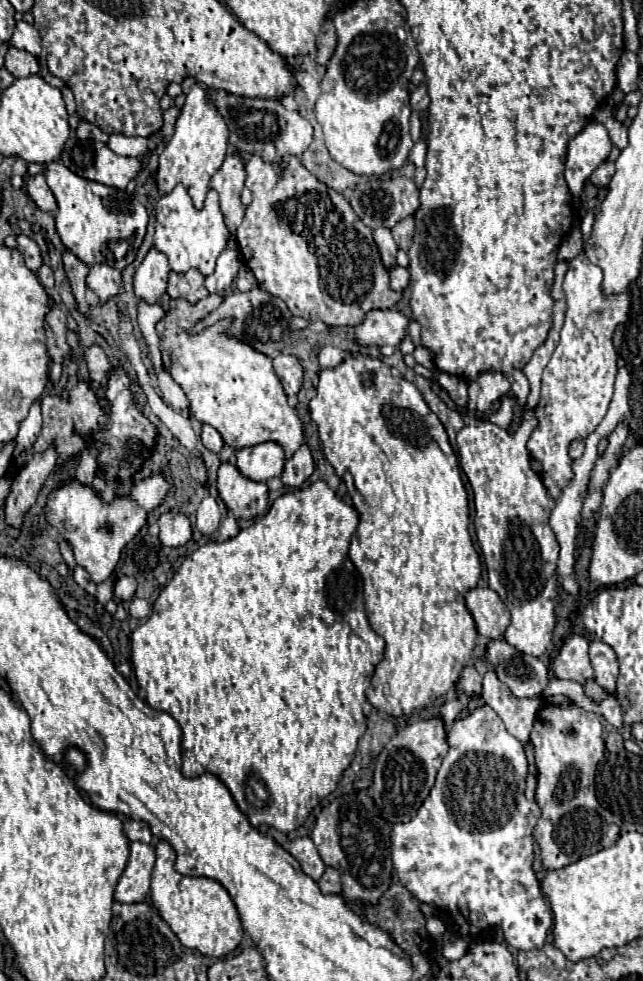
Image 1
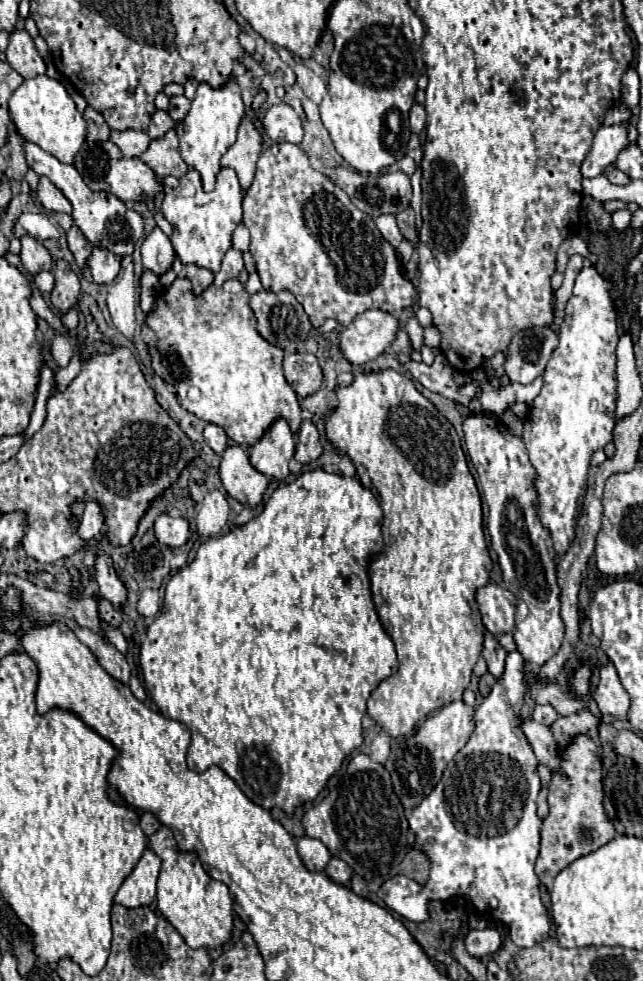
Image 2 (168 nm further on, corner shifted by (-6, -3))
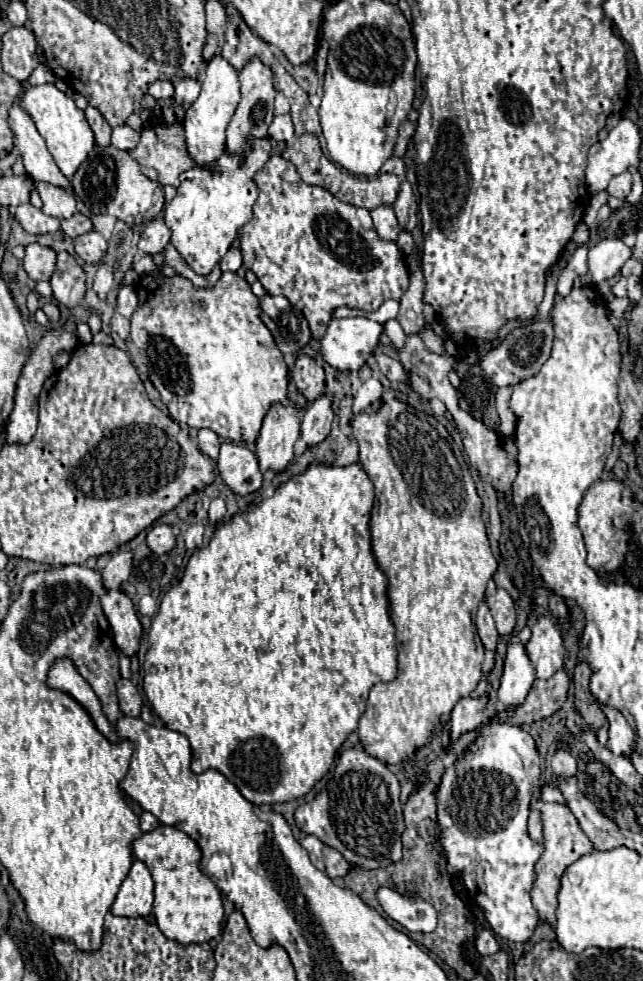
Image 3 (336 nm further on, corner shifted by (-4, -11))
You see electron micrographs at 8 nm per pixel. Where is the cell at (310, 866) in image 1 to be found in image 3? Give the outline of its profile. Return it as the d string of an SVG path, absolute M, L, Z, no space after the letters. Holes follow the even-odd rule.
M305 836L299 842L309 852L309 858L313 862L313 866L319 868L319 870L325 870L325 864L323 864L323 844L315 836Z

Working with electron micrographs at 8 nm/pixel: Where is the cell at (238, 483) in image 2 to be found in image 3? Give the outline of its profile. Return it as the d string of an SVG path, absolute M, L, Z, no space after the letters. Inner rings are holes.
M231 442L221 444L217 466L223 482L231 488L233 494L247 496L261 488L261 472L257 458L245 446Z

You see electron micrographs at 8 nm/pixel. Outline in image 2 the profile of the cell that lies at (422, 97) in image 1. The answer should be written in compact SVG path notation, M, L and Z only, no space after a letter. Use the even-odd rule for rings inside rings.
M413 104L413 108L411 108L411 116L409 116L409 122L411 122L411 132L415 132L415 134L419 134L421 130L423 130L423 126L425 126L425 108L423 108L423 104Z

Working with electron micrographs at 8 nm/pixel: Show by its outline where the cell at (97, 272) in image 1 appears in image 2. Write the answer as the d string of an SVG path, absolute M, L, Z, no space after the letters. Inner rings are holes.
M93 246L91 258L89 258L89 268L93 274L93 280L99 284L109 284L115 280L121 264L113 252L101 246Z

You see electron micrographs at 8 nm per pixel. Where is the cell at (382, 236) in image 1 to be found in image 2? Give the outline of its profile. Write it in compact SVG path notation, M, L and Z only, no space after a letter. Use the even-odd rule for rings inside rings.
M381 214L375 218L375 226L379 228L379 232L383 234L383 238L387 242L391 242L393 248L399 246L399 242L403 240L399 228L397 228L397 222L395 222L395 216L393 214Z

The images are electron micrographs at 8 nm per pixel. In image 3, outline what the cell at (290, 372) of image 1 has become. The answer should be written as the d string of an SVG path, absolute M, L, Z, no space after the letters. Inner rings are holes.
M301 354L295 362L295 368L291 370L291 378L297 386L297 390L309 400L313 402L315 398L319 398L325 392L325 372L319 364L315 364L315 360L307 354Z

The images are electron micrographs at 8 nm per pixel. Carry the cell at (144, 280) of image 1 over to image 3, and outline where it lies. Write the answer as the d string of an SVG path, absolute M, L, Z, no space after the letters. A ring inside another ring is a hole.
M155 218L145 226L139 240L139 250L149 256L161 254L169 244L169 238L171 238L171 230L165 226L163 218Z

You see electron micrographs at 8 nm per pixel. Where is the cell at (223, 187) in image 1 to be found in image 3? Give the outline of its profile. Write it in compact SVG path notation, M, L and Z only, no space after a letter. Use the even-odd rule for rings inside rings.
M259 58L249 60L249 64L239 72L239 82L241 82L241 102L235 110L235 116L231 118L227 126L227 144L225 150L229 154L239 154L245 156L249 154L249 138L265 138L267 128L273 120L273 98L277 90L273 88L273 74L267 66L261 64Z

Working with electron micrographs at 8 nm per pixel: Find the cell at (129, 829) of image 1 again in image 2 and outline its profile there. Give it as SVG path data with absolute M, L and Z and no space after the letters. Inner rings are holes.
M145 812L145 814L141 816L141 828L143 828L143 832L145 832L147 836L151 836L153 832L157 832L157 830L161 828L161 822L157 820L157 816L155 816L155 814Z

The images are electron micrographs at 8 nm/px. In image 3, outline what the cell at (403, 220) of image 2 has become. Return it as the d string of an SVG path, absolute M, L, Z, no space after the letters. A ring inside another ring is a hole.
M407 180L401 184L401 192L393 204L393 210L395 210L395 216L399 220L401 230L411 232L417 226L417 202L415 202L411 184Z

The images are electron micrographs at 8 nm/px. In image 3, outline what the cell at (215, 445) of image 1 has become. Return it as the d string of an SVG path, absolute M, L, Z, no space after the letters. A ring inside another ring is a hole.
M203 428L203 430L199 430L199 450L203 452L203 454L207 454L209 458L217 458L219 456L219 446L221 446L221 440L219 440L219 436L213 432L213 430L207 430L207 428Z

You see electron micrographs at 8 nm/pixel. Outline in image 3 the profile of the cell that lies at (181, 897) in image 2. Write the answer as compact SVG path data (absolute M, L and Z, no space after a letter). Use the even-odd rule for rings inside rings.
M161 824L153 832L147 832L133 842L133 854L137 860L147 864L153 876L155 882L153 914L157 926L167 938L189 946L211 942L215 936L221 934L223 922L221 892L211 882L211 878L199 870L201 850L187 834L173 826Z

